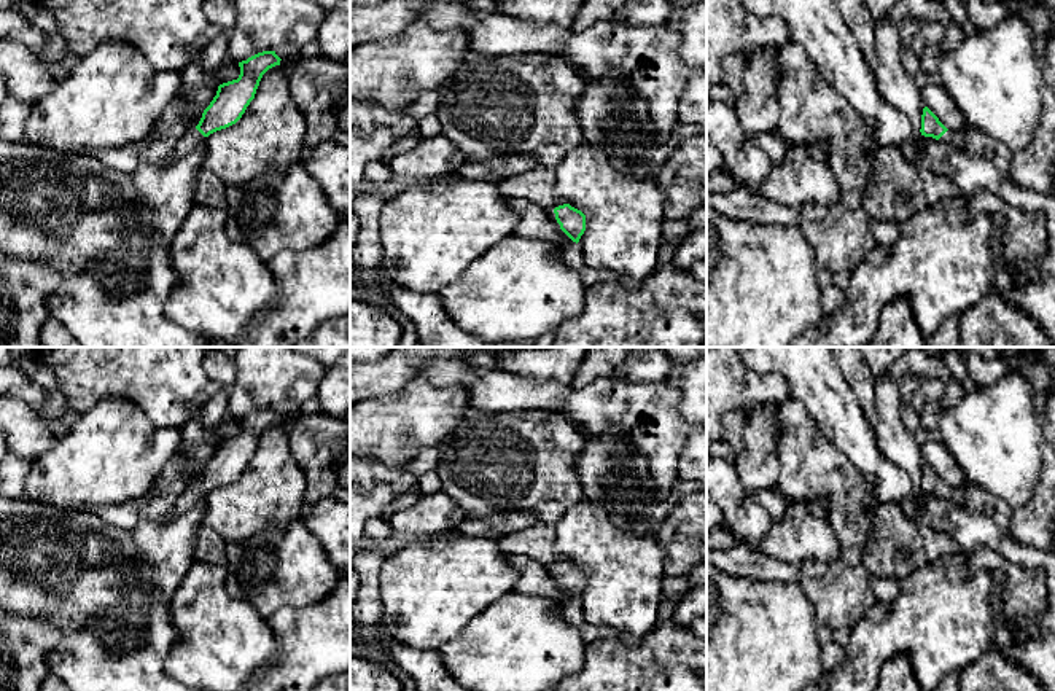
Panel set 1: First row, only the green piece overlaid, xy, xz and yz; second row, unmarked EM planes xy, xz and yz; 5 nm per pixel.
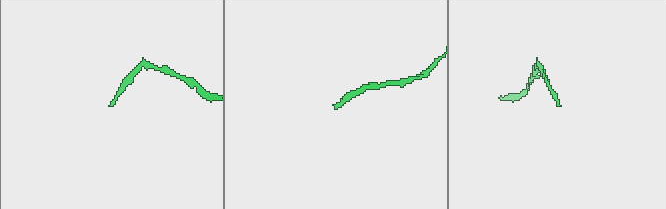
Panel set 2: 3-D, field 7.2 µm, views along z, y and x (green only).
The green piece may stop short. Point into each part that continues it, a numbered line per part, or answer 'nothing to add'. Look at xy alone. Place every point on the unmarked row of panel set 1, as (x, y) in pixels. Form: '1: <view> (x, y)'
1: xy (193, 494)

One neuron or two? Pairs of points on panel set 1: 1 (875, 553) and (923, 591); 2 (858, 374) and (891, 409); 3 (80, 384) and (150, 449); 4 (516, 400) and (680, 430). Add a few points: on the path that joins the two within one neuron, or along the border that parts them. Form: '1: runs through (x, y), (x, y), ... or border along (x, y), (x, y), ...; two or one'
1: border along (938, 558), (917, 567), (901, 580); two
2: border along (877, 381), (875, 413), (871, 421); two
3: border along (136, 402), (118, 394), (105, 394), (80, 414); two
4: runs through (557, 398), (584, 406), (638, 409); one

